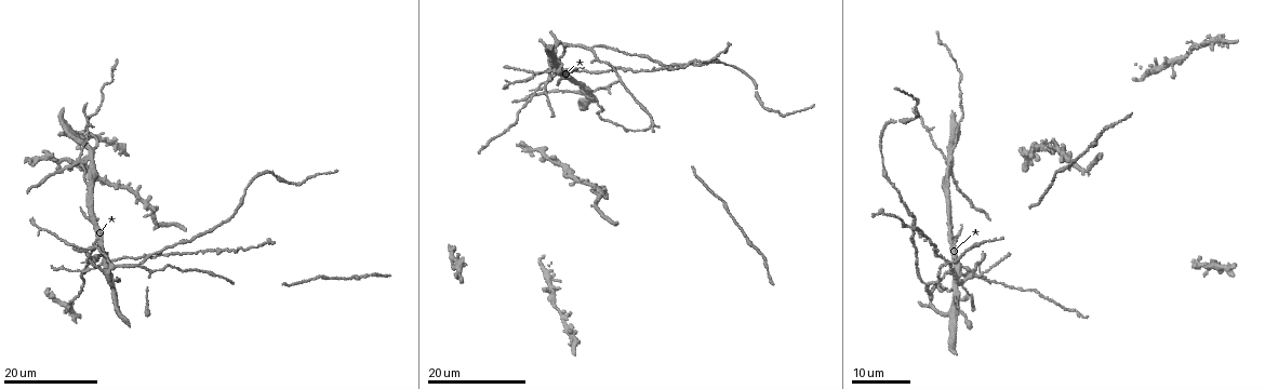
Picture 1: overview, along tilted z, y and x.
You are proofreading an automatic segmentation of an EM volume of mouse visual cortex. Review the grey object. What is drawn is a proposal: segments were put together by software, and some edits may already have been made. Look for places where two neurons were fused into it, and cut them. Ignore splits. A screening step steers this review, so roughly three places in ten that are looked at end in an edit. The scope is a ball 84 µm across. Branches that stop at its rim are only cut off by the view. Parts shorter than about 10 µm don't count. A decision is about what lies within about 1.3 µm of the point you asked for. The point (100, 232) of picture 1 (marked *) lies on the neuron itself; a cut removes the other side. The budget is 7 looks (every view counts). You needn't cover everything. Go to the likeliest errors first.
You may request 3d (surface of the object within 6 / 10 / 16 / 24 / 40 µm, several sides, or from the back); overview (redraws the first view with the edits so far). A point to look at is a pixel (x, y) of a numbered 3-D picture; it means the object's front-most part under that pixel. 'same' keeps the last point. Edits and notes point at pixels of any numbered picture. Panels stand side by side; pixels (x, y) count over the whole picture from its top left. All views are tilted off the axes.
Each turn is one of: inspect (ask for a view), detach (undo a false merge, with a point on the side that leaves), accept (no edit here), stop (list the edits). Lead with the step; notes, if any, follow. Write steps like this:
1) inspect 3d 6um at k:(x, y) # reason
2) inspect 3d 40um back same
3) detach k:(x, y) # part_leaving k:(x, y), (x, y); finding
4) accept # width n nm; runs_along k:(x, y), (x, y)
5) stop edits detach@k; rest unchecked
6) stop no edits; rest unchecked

inspect 3d 24um at 1:(985, 280)

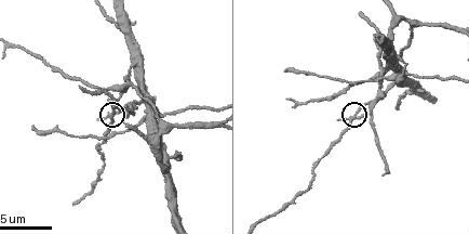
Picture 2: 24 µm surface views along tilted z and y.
inspect 3d 6um at 2:(114, 113)

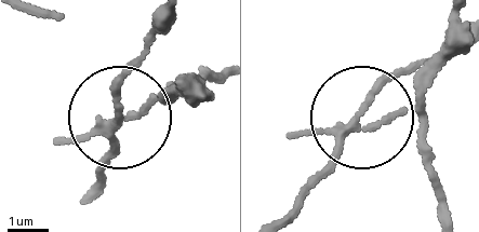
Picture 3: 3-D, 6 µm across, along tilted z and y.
detach 3:(152, 104) # width 180 nm; part_leaving 3:(106, 123), (141, 118), (169, 87), (178, 94); two neurons meet here

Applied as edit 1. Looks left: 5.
inspect overview

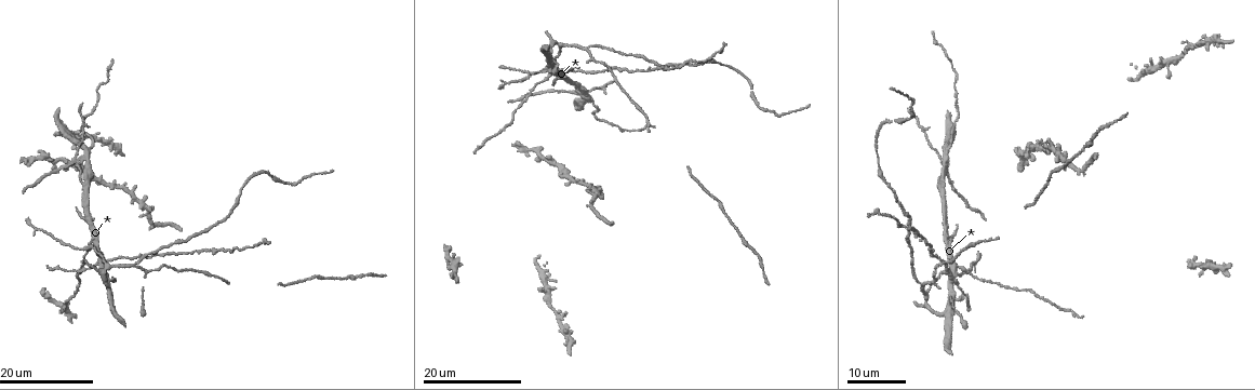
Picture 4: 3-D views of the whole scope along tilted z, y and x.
inspect 3d 16um at 4:(951, 283) # small branch off a trunk

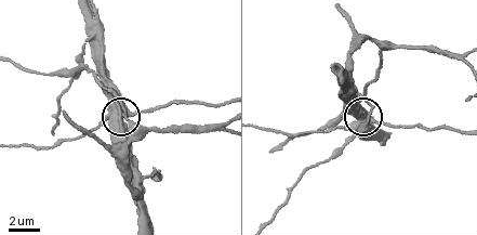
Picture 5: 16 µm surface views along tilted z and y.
inspect 3d 6um same

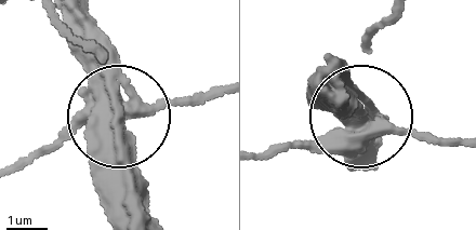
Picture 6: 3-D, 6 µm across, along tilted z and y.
accept # width 360 nm; continuous, no second neuron

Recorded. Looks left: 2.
inspect 3d 10um at 2:(133, 72)

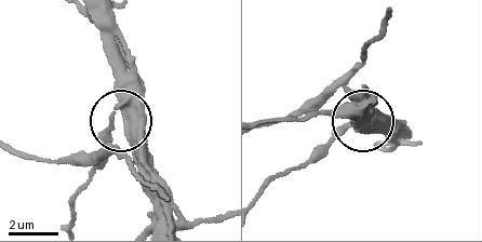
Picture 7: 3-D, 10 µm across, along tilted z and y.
accept # continuous, no second neuron

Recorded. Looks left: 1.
stop edits detach@3; rest unchecked

